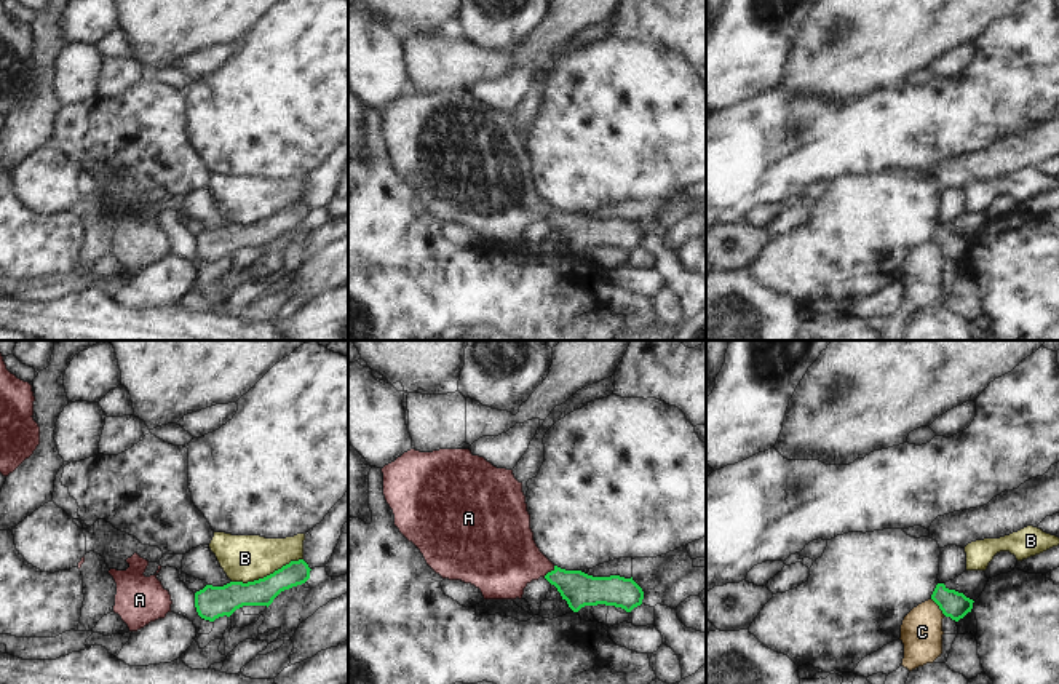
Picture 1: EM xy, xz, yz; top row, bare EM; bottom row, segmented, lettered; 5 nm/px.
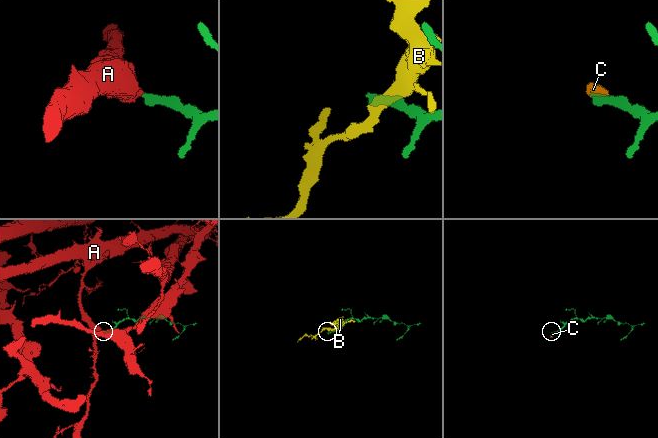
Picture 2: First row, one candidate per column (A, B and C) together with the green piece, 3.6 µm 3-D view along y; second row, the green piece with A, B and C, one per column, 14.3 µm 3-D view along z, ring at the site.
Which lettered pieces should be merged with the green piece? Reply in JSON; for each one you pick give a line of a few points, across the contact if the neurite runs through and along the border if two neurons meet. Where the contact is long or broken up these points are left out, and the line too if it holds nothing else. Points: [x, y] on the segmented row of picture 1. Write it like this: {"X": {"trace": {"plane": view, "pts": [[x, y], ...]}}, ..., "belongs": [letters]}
{"A": {"trace": {"plane": "xz", "pts": [[579, 588], [548, 572], [542, 566], [502, 556]]}}, "belongs": ["A"]}

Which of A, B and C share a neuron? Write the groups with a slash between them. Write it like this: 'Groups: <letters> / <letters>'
Groups: A / B / C.

